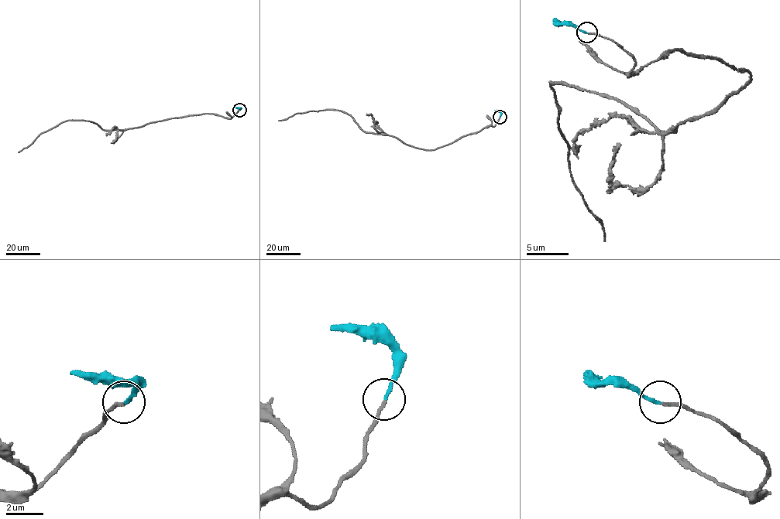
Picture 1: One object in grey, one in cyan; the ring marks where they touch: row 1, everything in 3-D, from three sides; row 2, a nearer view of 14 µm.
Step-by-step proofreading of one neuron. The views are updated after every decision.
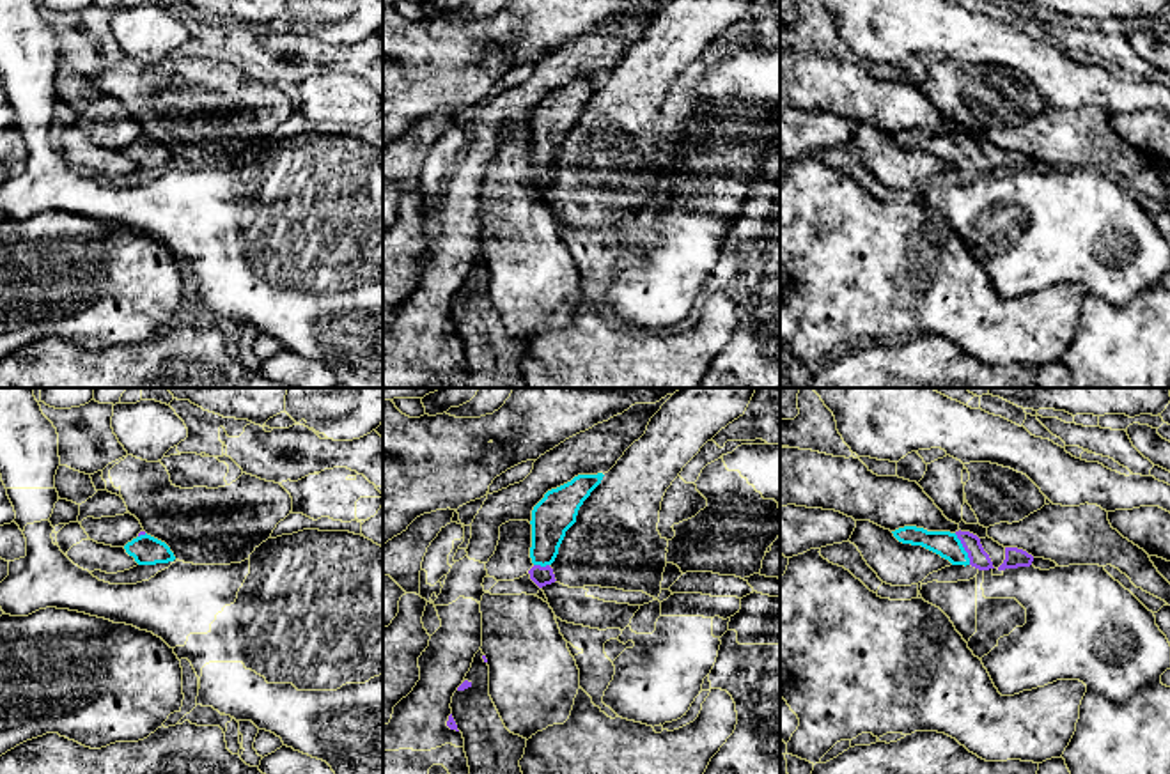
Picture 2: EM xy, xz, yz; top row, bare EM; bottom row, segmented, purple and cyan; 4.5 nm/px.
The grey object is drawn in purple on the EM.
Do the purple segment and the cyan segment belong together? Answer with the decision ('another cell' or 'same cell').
same cell

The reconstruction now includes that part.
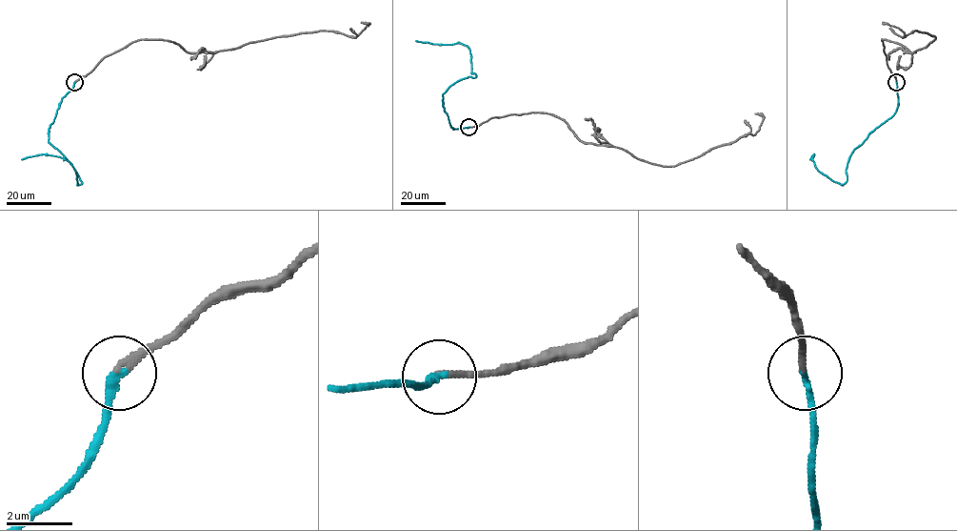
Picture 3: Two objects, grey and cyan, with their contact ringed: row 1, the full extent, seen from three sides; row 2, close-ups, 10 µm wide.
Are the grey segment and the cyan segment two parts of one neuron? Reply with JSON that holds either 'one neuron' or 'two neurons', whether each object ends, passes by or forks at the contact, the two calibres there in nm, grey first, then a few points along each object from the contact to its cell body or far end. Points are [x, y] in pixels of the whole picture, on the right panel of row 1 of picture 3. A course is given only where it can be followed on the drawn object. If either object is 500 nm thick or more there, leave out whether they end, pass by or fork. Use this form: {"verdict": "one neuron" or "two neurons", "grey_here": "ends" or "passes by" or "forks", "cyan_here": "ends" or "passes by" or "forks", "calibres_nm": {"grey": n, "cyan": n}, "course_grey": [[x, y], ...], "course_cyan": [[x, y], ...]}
{"verdict": "one neuron", "grey_here": "ends", "cyan_here": "ends", "calibres_nm": {"grey": 170, "cyan": 220}, "course_grey": [[896, 82], [882, 39], [900, 44], [911, 52], [935, 37], [917, 30], [904, 37], [898, 28], [883, 22]], "course_cyan": [[896, 82], [896, 112], [853, 151], [844, 184], [831, 180], [819, 172], [813, 161], [813, 154], [809, 159]]}

